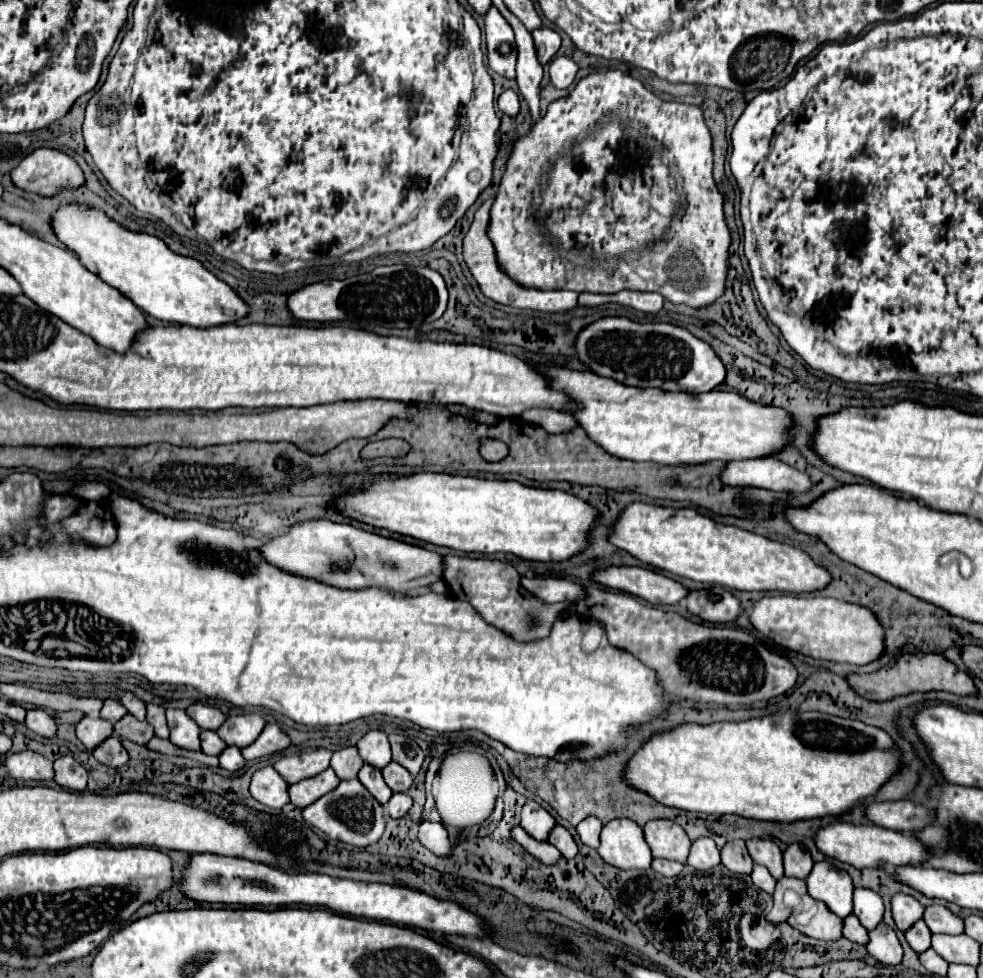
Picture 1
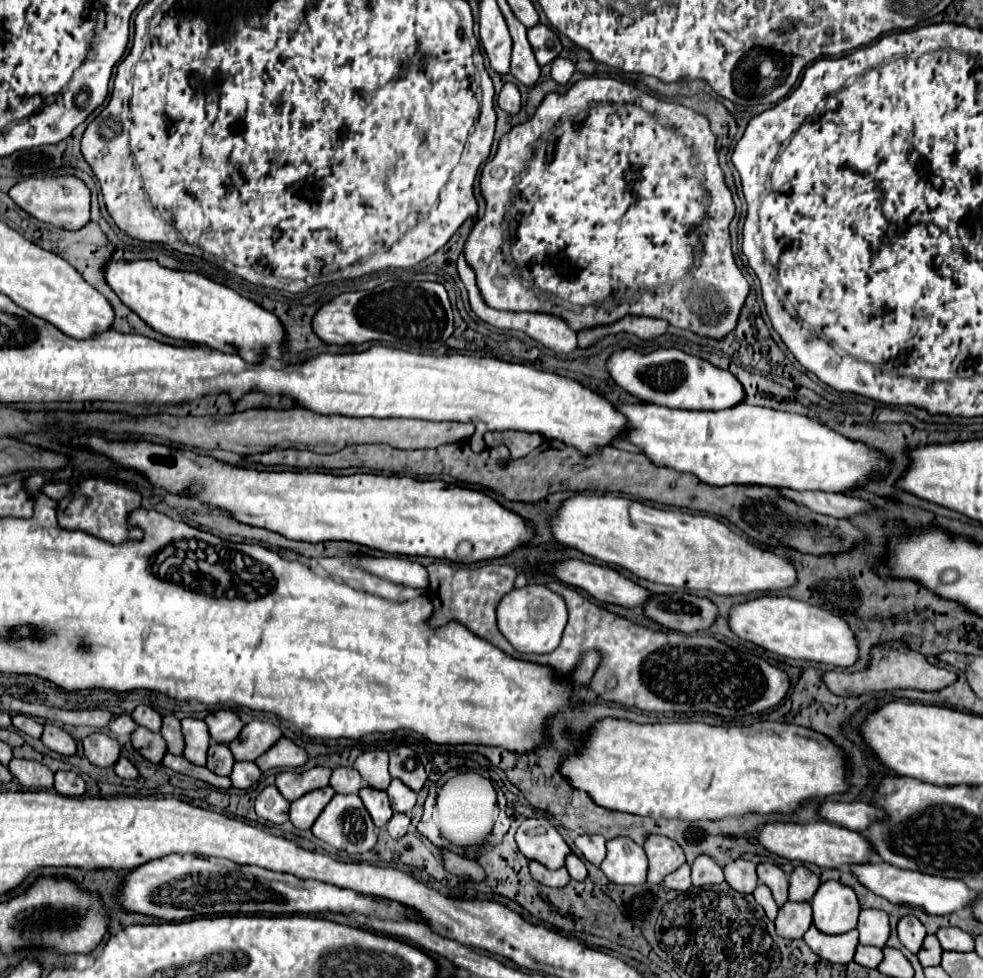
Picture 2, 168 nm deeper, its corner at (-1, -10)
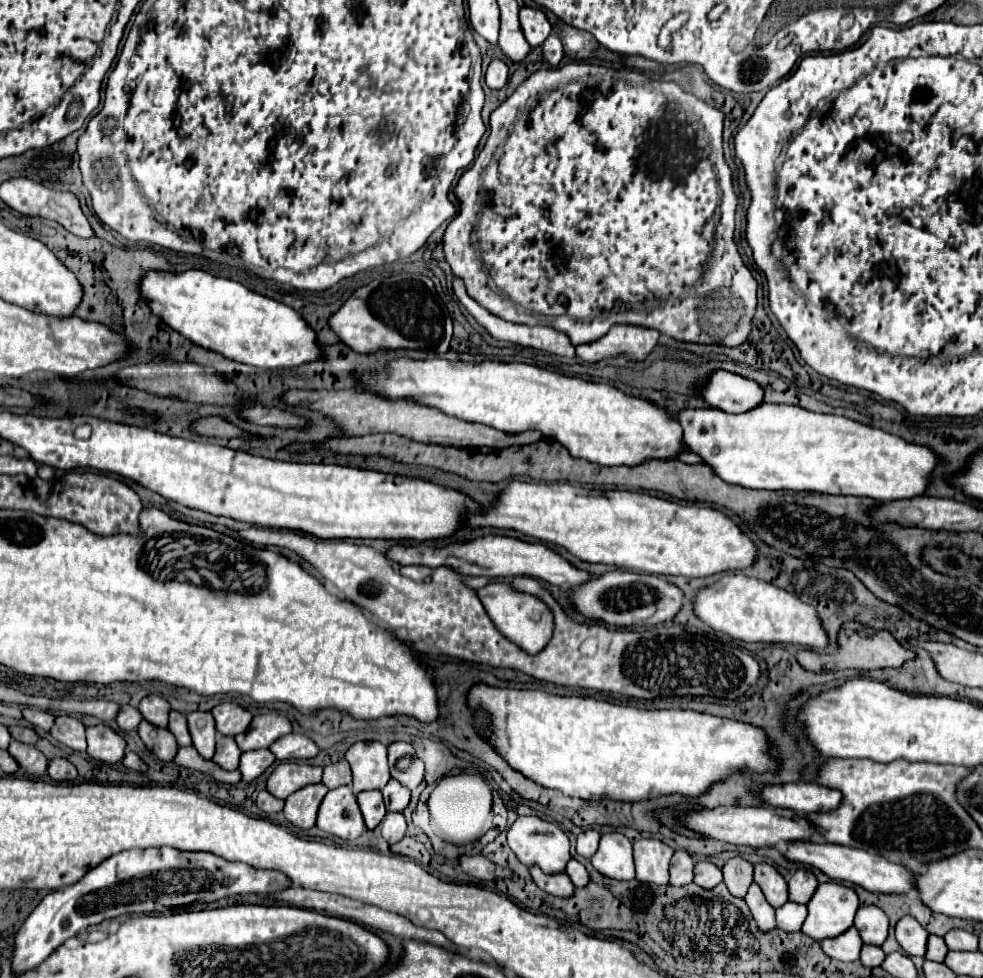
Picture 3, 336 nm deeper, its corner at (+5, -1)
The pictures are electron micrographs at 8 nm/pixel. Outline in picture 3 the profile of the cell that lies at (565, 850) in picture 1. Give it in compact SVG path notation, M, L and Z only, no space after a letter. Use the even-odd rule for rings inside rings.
M571 859L567 863L567 869L565 871L571 877L571 881L573 881L575 887L585 887L589 883L589 873L587 873L587 869L577 859Z

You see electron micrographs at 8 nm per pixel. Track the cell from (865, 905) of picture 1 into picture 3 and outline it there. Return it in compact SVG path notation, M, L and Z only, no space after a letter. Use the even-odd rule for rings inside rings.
M871 905L871 907L859 907L857 915L855 915L855 927L857 927L863 943L881 945L887 939L889 919L875 905Z

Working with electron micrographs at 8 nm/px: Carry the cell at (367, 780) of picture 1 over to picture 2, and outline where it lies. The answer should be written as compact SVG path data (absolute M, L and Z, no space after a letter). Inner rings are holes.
M363 788L363 790L359 792L359 796L361 796L367 812L371 814L373 824L375 824L377 828L385 826L387 820L393 816L391 806L389 806L389 800L387 800L387 792L383 792L383 790L373 790L373 788Z

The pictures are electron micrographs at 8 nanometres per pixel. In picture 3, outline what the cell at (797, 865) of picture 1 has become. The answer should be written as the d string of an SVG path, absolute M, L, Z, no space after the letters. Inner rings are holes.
M799 867L793 877L789 879L789 901L795 901L795 903L807 903L815 889L817 889L819 881L817 877L809 871L809 869L803 869Z

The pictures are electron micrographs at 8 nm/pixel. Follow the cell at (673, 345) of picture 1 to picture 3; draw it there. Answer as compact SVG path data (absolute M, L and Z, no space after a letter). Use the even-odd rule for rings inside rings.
M723 369L709 373L699 391L707 405L727 413L743 413L763 401L763 389L755 381Z

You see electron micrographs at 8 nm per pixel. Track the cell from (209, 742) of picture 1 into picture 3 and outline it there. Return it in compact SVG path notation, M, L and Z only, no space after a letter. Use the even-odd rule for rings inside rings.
M217 735L217 747L215 747L215 755L213 755L213 763L217 763L219 767L227 769L227 771L233 771L239 767L239 747L235 743L233 737L223 737L223 735Z

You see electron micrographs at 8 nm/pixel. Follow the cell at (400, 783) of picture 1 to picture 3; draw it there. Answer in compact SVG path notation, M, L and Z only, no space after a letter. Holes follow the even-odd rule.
M389 779L389 783L383 787L383 799L387 811L403 811L409 805L409 797L411 791L395 779Z

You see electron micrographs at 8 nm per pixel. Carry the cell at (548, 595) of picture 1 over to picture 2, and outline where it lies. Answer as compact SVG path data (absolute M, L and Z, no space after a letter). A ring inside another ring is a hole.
M529 584L519 590L511 590L497 606L497 626L509 644L521 654L549 654L559 645L567 624L567 608L561 596L545 586Z

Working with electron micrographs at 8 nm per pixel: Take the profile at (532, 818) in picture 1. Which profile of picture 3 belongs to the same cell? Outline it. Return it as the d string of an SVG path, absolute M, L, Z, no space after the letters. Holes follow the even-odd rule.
M517 817L507 831L507 841L523 865L539 865L543 873L565 871L569 853L567 835L539 817Z

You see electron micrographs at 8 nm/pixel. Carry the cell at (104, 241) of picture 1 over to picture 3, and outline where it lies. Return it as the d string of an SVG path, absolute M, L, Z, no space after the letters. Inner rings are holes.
M201 269L183 273L147 271L139 281L139 297L155 317L191 343L239 363L261 369L291 369L321 357L313 329L291 307L253 293L237 281L213 277Z

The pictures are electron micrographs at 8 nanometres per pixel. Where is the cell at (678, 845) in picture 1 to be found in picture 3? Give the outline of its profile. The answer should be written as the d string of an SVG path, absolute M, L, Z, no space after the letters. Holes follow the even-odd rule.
M639 839L633 843L637 879L643 883L667 885L669 883L669 861L673 849L657 839Z

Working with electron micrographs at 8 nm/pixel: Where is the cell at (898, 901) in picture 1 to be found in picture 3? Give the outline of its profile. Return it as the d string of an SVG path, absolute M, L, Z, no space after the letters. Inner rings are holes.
M909 915L899 919L899 923L895 925L895 937L907 955L925 955L929 933L921 927L917 919L911 919Z

